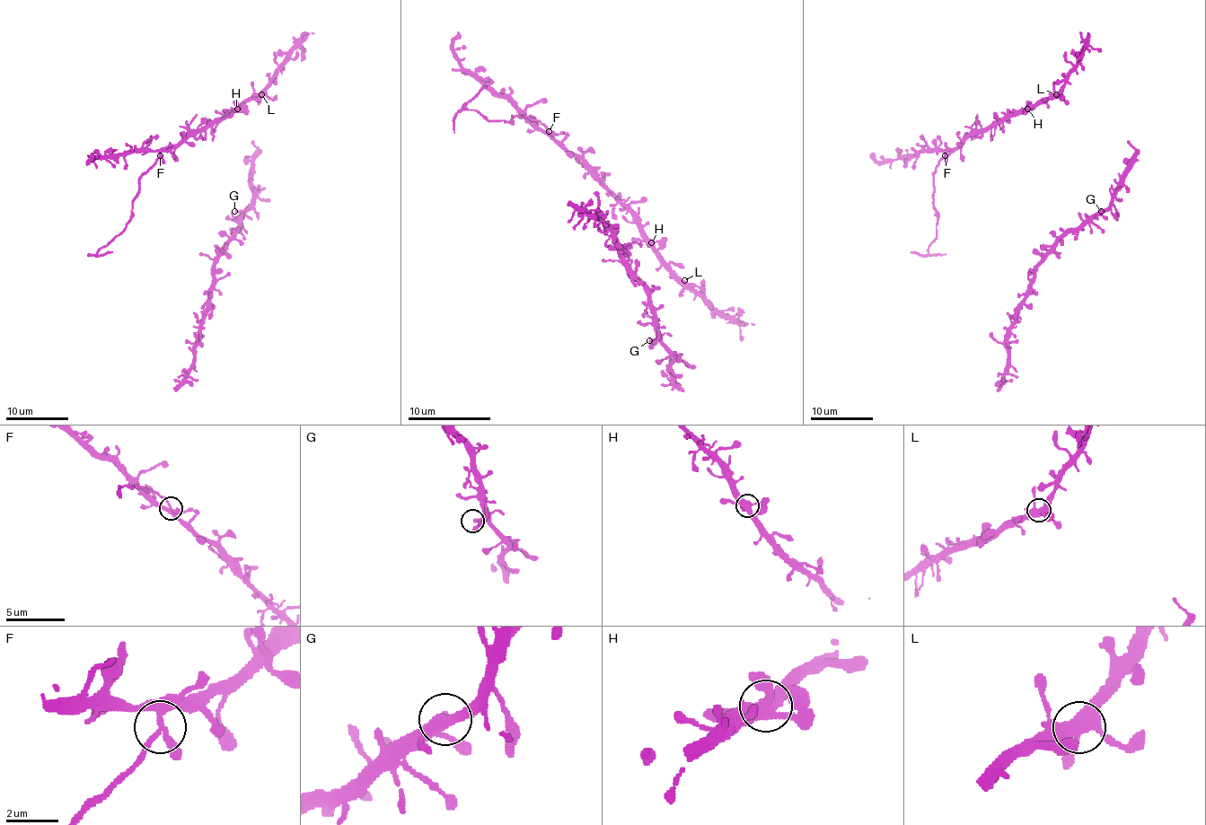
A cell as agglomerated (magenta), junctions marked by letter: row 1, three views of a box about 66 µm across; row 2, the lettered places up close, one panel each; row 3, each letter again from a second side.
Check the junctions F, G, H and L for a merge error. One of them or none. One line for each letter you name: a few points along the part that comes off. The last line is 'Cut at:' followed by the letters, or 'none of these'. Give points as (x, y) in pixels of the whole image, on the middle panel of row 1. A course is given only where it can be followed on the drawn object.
F: course (550, 131), (537, 120), (522, 117), (487, 120), (477, 110), (466, 110), (464, 106), (485, 85)
Cut at: F

